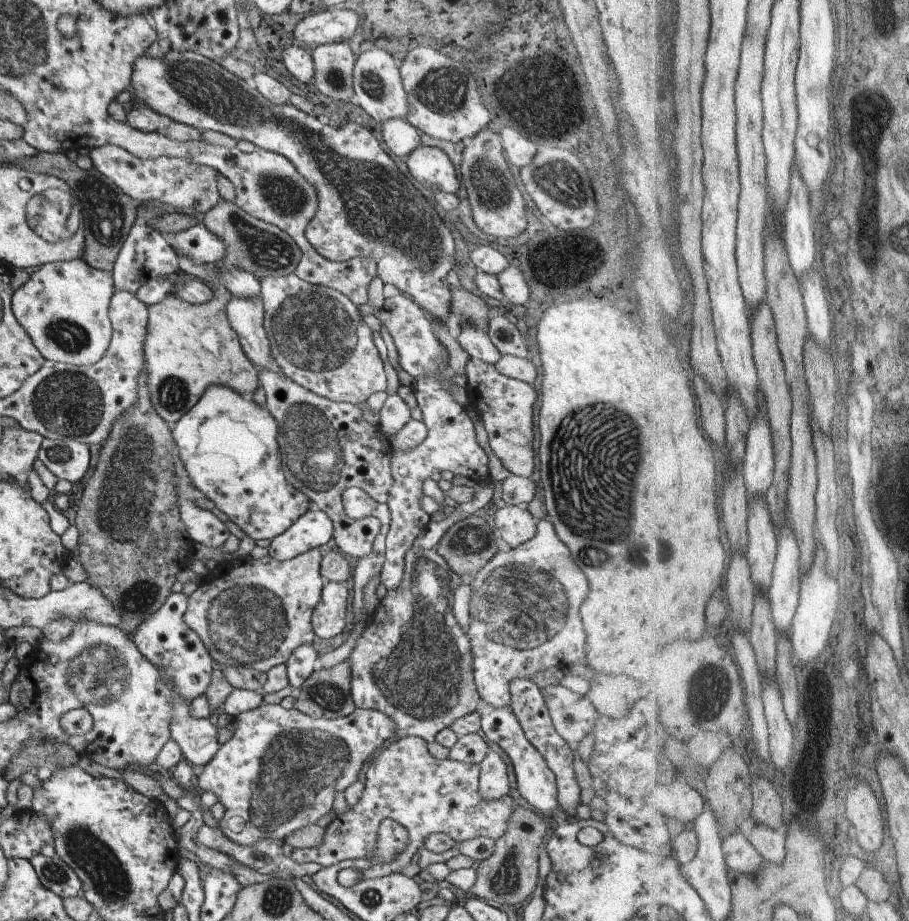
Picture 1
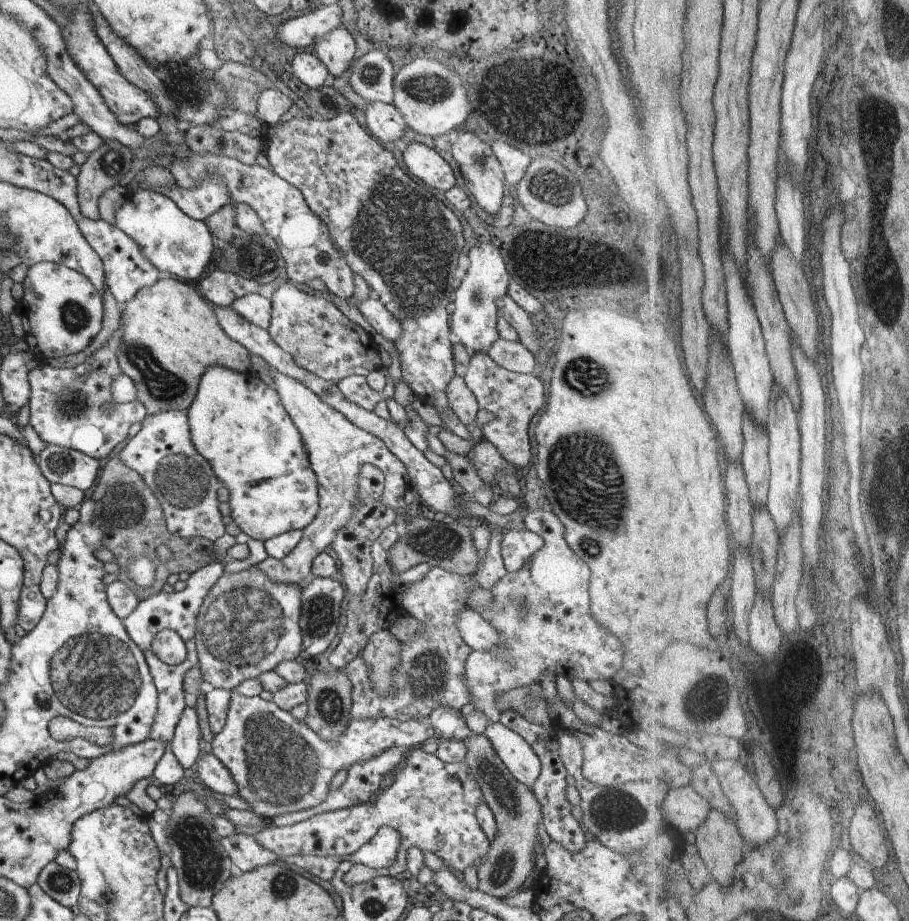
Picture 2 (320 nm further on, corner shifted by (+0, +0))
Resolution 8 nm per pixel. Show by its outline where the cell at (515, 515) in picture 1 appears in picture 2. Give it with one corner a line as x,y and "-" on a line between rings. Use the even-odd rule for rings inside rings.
509,530
503,535
501,553
508,572
518,572
526,560
543,547
545,542
540,535
526,530

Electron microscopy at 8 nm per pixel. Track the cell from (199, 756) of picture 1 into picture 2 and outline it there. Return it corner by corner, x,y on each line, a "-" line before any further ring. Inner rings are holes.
206,754
198,762
198,781
204,783
216,795
234,796
239,788
230,771
212,754

